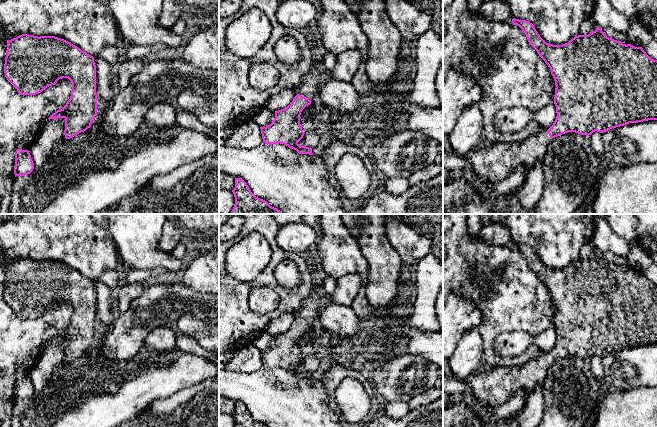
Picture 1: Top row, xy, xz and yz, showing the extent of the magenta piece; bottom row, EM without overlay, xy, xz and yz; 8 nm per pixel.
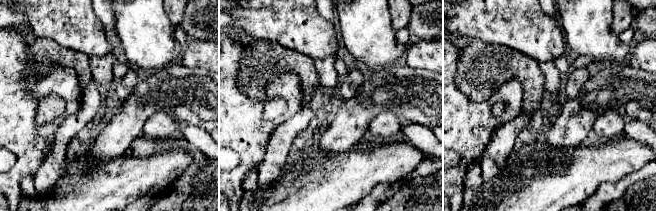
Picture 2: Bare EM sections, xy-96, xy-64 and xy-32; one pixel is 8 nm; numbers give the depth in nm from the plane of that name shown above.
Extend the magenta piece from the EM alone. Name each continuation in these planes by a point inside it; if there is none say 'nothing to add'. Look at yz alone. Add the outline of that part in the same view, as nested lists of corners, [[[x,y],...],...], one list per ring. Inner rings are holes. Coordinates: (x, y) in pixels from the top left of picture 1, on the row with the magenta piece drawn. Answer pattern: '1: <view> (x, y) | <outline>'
nothing to add

